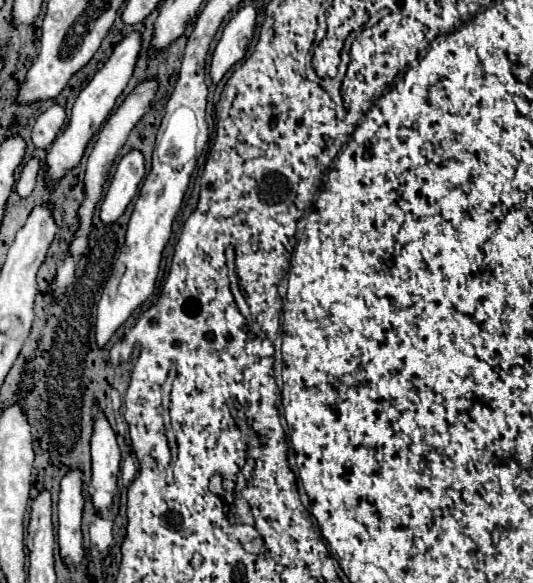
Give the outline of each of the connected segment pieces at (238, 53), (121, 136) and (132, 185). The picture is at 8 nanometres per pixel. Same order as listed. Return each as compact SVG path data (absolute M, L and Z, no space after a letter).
M242 6L226 24L222 38L214 48L210 64L210 78L214 84L218 84L224 78L224 74L246 56L248 44L254 36L254 24L256 24L254 6Z
M148 80L148 82L140 84L132 94L126 96L126 100L122 102L122 106L106 120L106 124L104 124L102 130L100 130L98 142L94 144L94 150L92 150L92 154L90 154L90 158L88 158L88 168L86 168L86 200L84 200L82 206L80 206L80 228L78 228L78 232L76 232L76 240L74 240L72 246L70 246L70 256L68 256L68 258L64 260L64 264L58 268L56 280L54 280L54 284L50 286L50 290L54 290L56 294L62 294L62 292L66 290L66 286L74 280L74 266L76 266L78 258L82 256L82 252L84 252L86 246L88 246L88 232L90 232L90 226L92 226L90 218L92 218L92 212L94 212L96 202L100 200L104 182L108 180L108 172L110 172L110 168L112 168L112 164L114 164L114 158L118 156L118 150L124 146L130 130L134 128L134 124L136 124L136 122L146 114L146 110L150 108L150 100L154 98L156 88L158 88L158 84L156 84L154 80Z
M132 150L120 158L110 188L100 206L100 220L104 226L118 222L118 218L124 214L130 200L136 196L142 178L144 178L142 152Z

